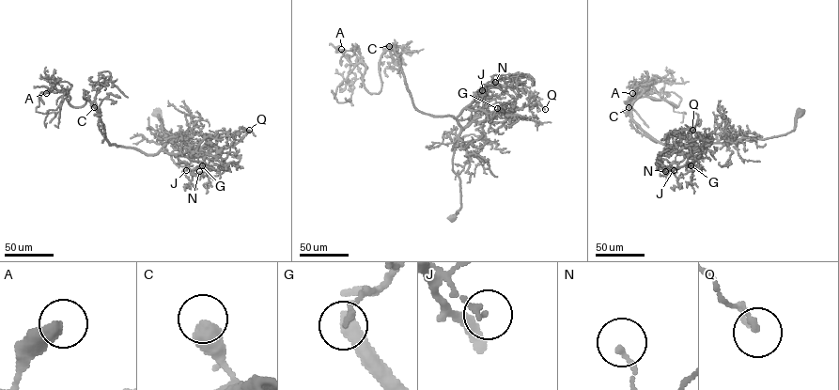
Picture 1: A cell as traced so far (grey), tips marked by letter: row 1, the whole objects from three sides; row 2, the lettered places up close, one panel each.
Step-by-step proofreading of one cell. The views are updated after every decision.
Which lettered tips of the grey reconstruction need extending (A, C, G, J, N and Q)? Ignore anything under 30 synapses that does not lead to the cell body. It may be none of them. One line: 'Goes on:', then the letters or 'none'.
Goes on: none

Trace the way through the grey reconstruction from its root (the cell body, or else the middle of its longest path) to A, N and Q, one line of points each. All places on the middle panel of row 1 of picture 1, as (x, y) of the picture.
A: (452, 218), (458, 121), (415, 108), (395, 49), (381, 56), (378, 93), (341, 49)
N: (452, 218), (461, 207), (459, 178), (452, 169), (460, 131), (457, 117), (473, 102), (477, 91), (495, 82)
Q: (452, 218), (461, 207), (459, 178), (452, 163), (461, 112), (494, 83), (531, 92), (545, 109)

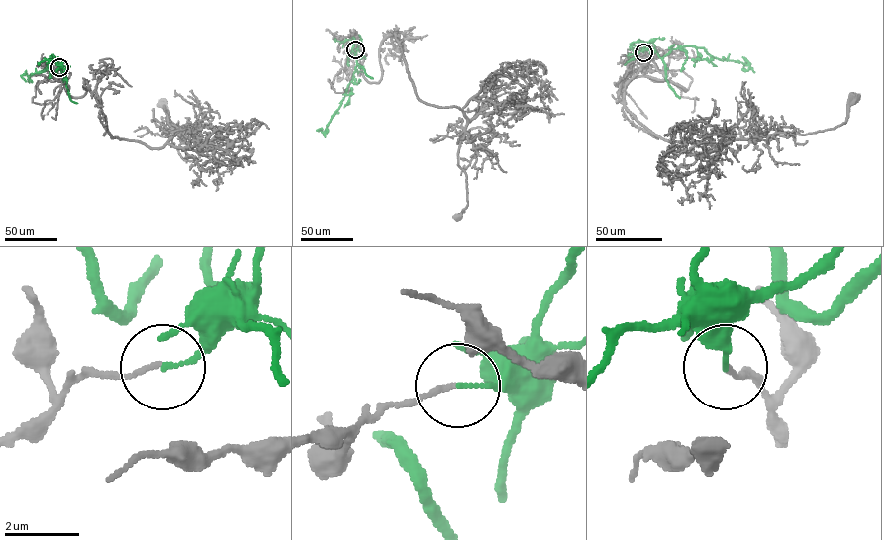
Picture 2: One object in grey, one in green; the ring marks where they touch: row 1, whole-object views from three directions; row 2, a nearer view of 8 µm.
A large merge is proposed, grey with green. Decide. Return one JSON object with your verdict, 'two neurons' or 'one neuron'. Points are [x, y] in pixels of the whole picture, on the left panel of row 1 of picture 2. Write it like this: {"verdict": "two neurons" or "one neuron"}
{"verdict": "two neurons"}

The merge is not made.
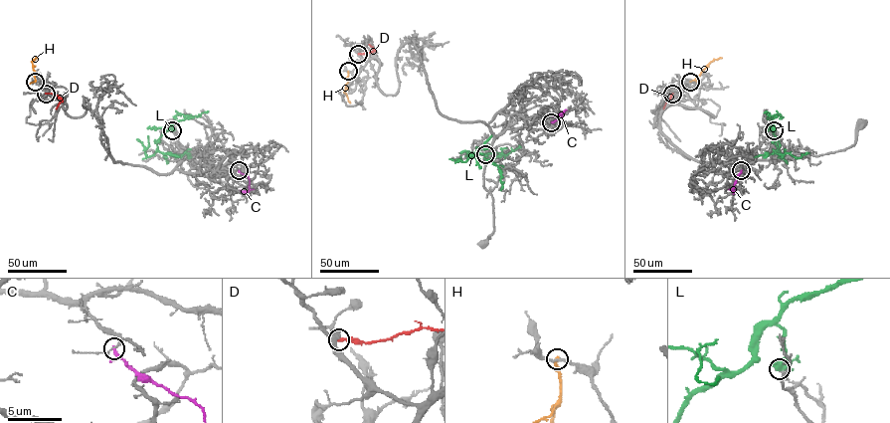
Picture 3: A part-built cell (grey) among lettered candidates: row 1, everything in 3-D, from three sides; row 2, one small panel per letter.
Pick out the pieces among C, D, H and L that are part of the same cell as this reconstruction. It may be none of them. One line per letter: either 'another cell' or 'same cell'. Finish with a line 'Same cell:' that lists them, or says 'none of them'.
C: another cell
D: another cell
H: another cell
L: another cell
Same cell: none of them

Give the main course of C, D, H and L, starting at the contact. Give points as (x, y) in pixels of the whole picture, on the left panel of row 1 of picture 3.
C: (239, 170), (250, 180), (249, 190), (240, 190)
D: (46, 94), (61, 99), (56, 108)
H: (35, 82), (32, 62), (38, 58)
L: (172, 130), (171, 125), (156, 141), (156, 150), (170, 154), (185, 152), (187, 157), (188, 153)

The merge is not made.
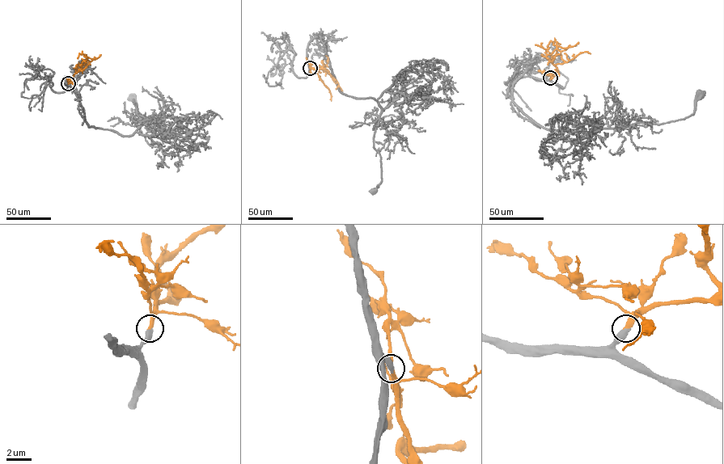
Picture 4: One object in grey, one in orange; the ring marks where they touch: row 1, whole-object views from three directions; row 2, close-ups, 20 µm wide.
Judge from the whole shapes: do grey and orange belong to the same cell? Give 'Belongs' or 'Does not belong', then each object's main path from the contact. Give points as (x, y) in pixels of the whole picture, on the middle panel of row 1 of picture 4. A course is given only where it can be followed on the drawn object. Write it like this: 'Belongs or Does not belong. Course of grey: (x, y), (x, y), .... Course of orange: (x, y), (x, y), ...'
Belongs. Course of grey: (310, 68), (307, 44), (319, 36), (338, 90), (373, 98), (381, 107), (373, 138), (381, 181), (374, 191). Course of orange: (310, 68), (311, 74), (321, 69), (323, 65), (342, 90)

